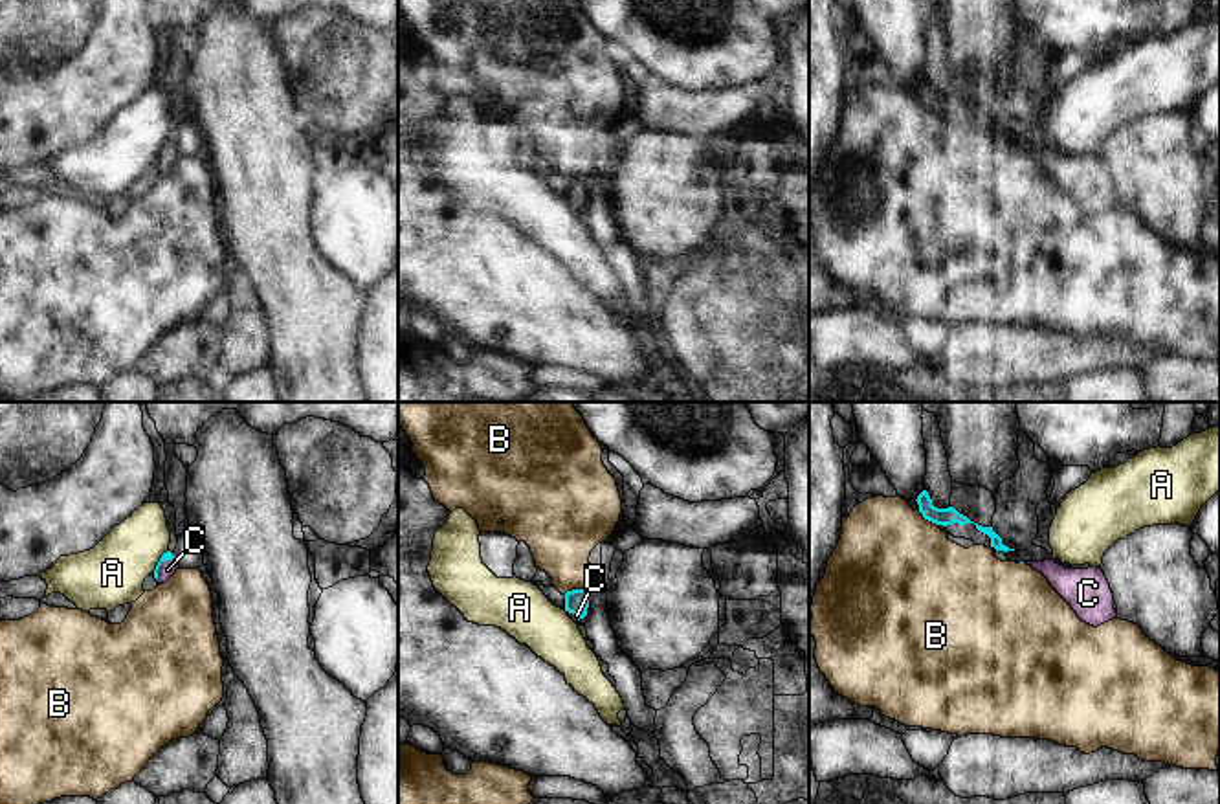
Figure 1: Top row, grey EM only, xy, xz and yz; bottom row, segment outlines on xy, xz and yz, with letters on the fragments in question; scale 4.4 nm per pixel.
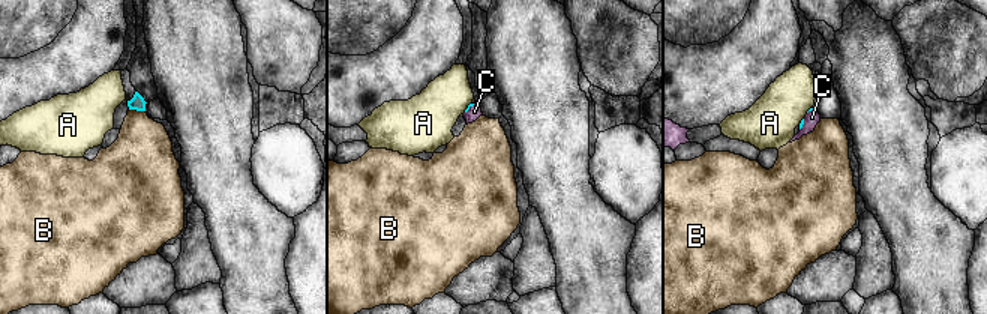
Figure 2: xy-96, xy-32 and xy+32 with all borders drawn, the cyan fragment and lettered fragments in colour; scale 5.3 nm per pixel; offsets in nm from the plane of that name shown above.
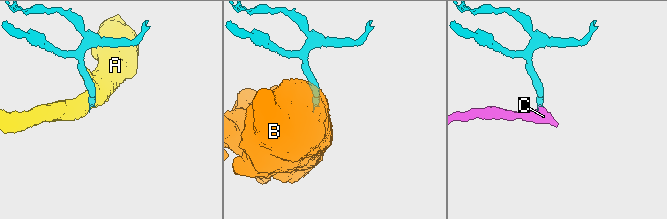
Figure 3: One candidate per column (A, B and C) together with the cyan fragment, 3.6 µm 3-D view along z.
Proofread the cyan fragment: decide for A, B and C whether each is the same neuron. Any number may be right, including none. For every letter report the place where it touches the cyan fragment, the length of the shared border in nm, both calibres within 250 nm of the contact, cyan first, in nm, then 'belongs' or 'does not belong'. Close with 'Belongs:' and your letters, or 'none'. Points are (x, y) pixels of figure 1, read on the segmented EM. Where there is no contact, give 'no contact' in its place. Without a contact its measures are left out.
A: meets cyan in xy at (160, 560); contact 120 nm long; 40 nm thick on the cyan side, 280 nm on the other; does not belong
B: meets cyan in xz at (575, 590); contact 110 nm long; 110 nm thick on the cyan side, 300 nm on the other; does not belong
C: meets cyan in xy at (160, 564); contact 150 nm long; 40 nm thick on the cyan side, 70 nm on the other; belongs
Belongs: C

